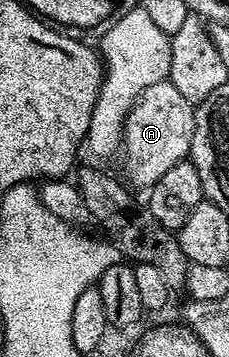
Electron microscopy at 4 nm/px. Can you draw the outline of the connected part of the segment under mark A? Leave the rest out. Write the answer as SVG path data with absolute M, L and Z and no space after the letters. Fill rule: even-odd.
M169 79L147 88L137 98L136 105L130 110L124 123L122 157L124 156L124 168L128 171L129 178L138 187L148 190L158 182L158 178L162 178L162 174L167 174L173 166L178 166L178 162L189 159L195 121L194 105L178 92Z

